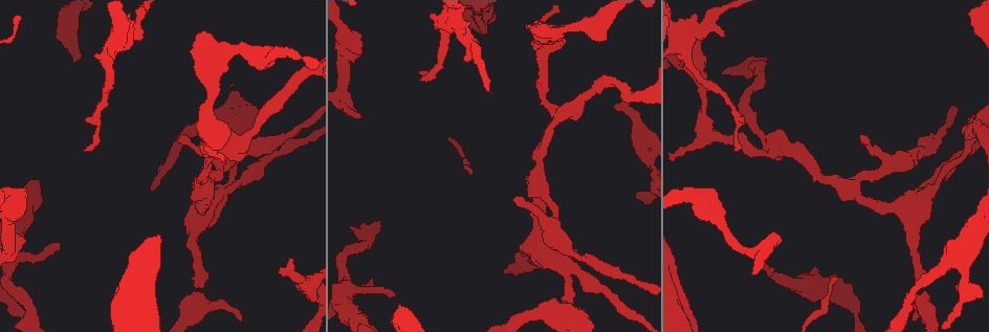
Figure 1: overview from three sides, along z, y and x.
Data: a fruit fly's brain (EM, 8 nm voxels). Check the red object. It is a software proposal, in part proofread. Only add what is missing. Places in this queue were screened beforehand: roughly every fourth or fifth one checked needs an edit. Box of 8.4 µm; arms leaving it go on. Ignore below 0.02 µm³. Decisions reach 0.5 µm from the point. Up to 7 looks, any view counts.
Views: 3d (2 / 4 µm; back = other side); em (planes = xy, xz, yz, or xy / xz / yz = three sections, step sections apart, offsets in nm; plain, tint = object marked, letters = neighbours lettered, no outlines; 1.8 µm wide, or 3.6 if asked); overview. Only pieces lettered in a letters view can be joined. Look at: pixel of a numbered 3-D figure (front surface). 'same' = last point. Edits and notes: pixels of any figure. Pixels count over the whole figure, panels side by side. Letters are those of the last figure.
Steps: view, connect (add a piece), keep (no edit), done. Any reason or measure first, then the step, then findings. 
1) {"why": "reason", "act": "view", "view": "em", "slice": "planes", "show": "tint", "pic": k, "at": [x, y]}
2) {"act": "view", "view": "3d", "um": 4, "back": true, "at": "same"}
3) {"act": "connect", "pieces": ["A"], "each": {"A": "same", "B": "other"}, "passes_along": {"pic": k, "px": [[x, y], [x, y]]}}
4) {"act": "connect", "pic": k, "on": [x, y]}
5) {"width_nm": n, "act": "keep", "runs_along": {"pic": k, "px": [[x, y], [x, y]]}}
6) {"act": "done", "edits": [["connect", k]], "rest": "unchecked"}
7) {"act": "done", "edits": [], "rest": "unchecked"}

{"why": "free end", "act": "view", "view": "em", "slice": "xz", "step": 16, "show": "tint", "pic": 1, "at": [781, 242]}

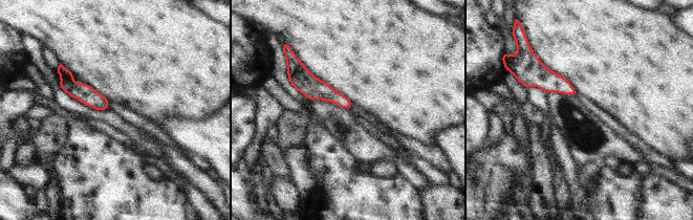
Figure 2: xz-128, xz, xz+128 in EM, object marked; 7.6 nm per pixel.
{"why": "another direction", "act": "view", "view": "em", "slice": "planes", "show": "letters", "at": "same"}

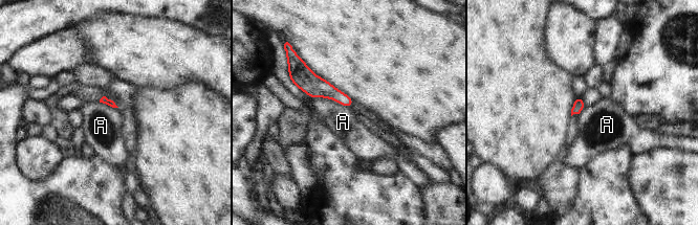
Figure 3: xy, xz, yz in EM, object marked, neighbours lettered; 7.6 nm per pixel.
{"longest_contact_nm": ["A", 320], "act": "keep", "each": {"A": "other"}, "runs_along": {"pic": 3, "px": [[296, 76], [332, 92], [349, 105]]}, "found": "none of them fits"}

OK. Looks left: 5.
{"why": "thick end", "act": "view", "view": "em", "um": 3.6, "slice": "xz", "step": 4, "show": "letters", "pic": 1, "at": [544, 23]}

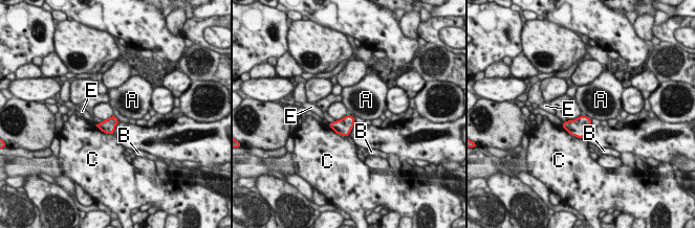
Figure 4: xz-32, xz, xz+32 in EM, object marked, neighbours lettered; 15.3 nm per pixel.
{"longest_contact_nm": ["C", 400], "act": "keep", "each": {"A": "other", "B": "other", "C": "other", "E": "other"}, "found": "no lettered piece goes on from it"}

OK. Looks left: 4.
{"why": "stops while still wide", "act": "view", "view": "em", "slice": "yz", "step": 16, "show": "letters", "pic": 1, "at": [465, 60]}

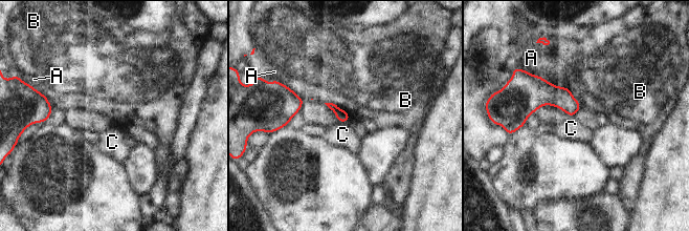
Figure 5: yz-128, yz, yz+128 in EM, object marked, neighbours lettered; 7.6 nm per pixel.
{"act": "keep", "each": {"A": "other", "B": "other", "C": "other"}, "found": "no lettered piece goes on from it"}

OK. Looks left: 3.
{"act": "done", "edits": [], "rest": "unchecked"}

